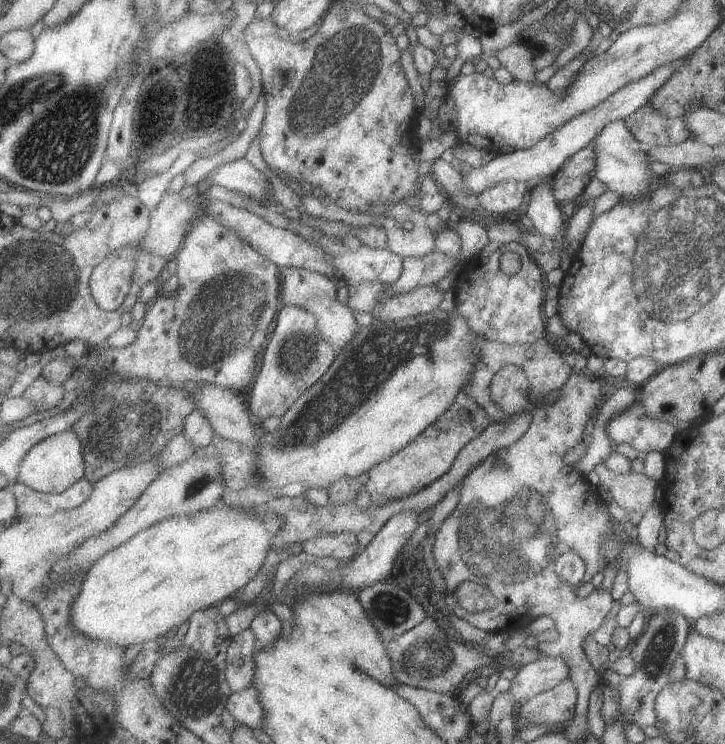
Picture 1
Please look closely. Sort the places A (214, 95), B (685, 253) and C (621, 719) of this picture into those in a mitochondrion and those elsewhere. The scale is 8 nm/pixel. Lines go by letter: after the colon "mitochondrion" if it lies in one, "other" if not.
A: other
B: mitochondrion
C: other

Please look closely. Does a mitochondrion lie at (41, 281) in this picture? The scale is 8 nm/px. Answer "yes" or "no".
yes

